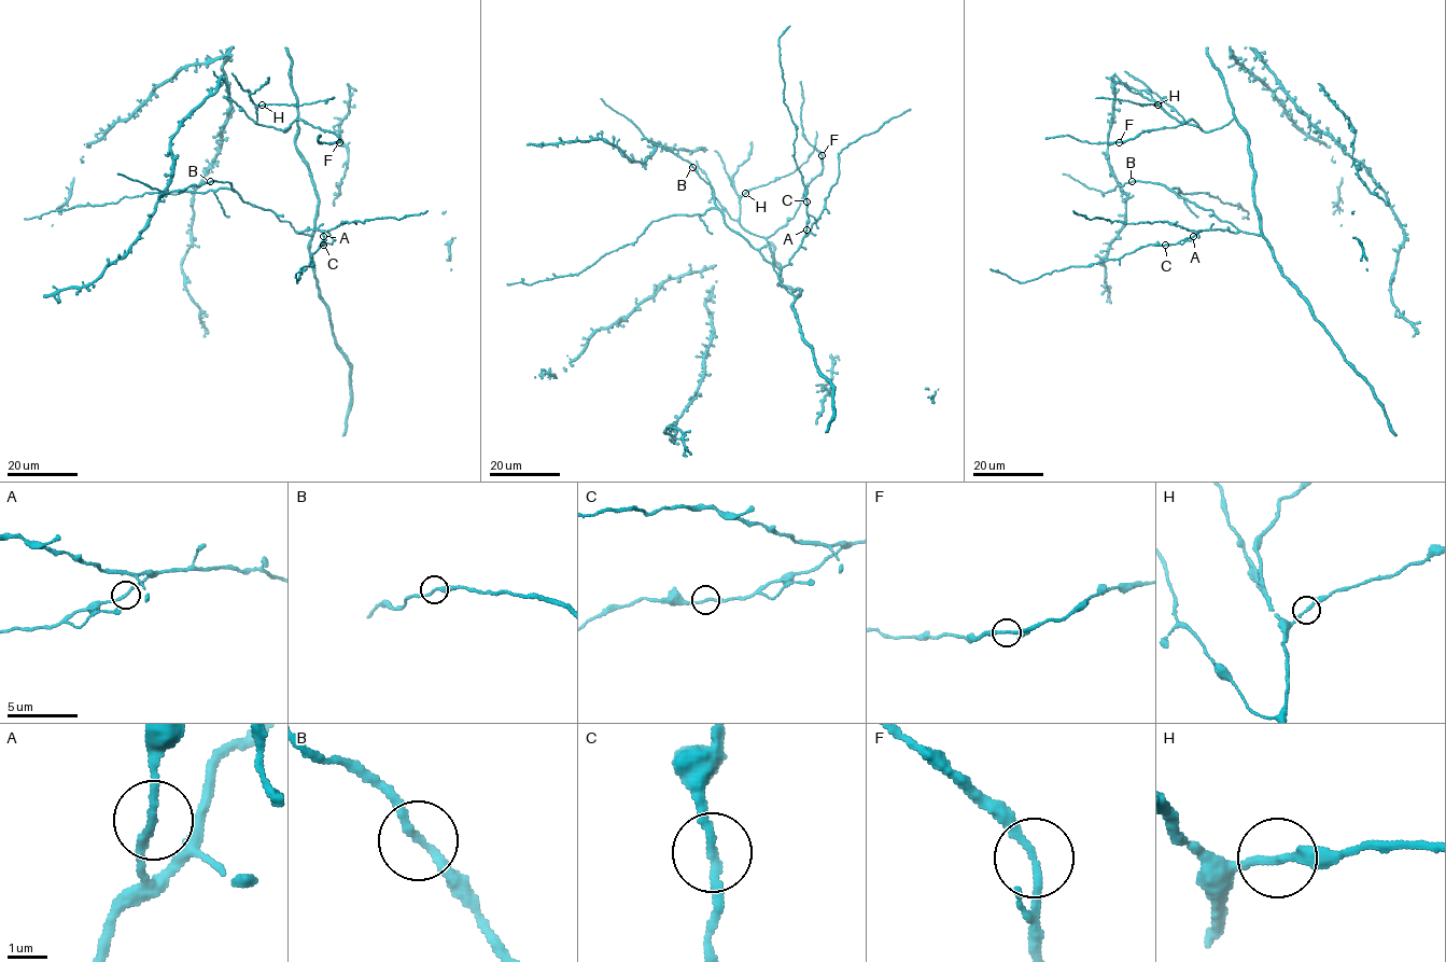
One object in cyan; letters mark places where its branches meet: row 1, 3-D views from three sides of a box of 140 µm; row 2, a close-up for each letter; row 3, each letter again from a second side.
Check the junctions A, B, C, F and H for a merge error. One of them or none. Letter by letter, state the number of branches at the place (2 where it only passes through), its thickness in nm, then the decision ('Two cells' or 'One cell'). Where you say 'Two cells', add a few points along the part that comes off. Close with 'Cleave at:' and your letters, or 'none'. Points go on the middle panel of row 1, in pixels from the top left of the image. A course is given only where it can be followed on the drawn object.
A: Branches: 2. Thickness 190 nm. One cell
B: Branches: 2. Thickness 200 nm. One cell
C: Branches: 2. Thickness 200 nm. One cell
F: Branches: 2. Thickness 190 nm. One cell
H: Branches: 2. Thickness 190 nm. One cell
Cleave at: none

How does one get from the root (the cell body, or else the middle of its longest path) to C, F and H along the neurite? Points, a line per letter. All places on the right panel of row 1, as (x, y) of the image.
C: (1232, 110), (1249, 141), (1254, 207), (1260, 233), (1257, 235), (1202, 229), (1191, 237), (1165, 245)
F: (1232, 110), (1234, 117), (1225, 125), (1208, 131), (1189, 120), (1177, 126), (1147, 129), (1119, 142)
H: (1232, 110), (1234, 117), (1225, 125), (1204, 131), (1178, 122), (1157, 105)

